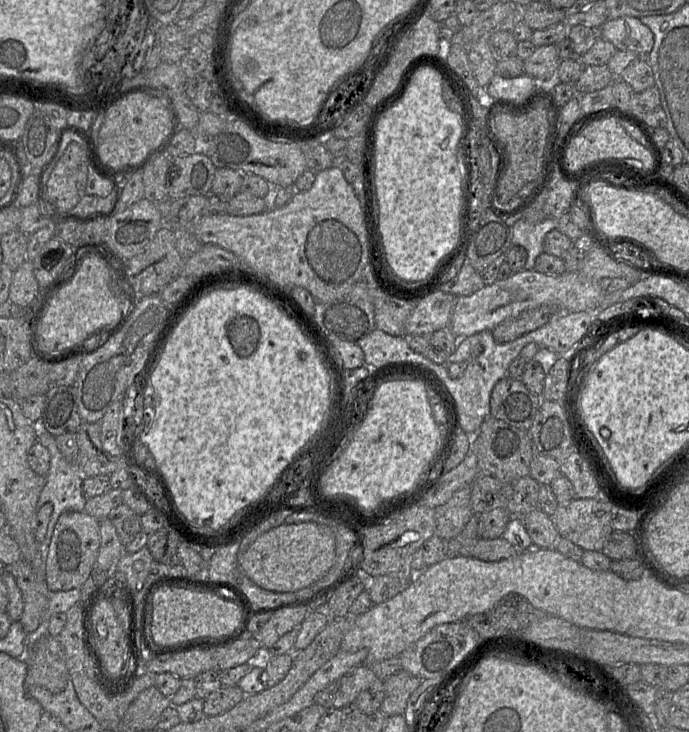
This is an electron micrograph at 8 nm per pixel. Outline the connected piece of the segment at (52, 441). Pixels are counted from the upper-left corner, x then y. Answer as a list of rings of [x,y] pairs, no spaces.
[[[39,429],[38,441],[50,452],[50,469],[38,500],[38,509],[46,503],[53,505],[47,533],[42,542],[46,561],[46,553],[58,518],[64,511],[84,511],[87,499],[83,494],[85,477],[77,463],[69,463],[63,456],[56,444],[56,437]]]

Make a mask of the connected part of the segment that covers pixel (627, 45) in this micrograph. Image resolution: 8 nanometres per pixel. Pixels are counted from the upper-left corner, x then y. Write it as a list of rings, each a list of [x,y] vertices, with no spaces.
[[[637,17],[608,19],[597,31],[617,51],[634,52],[638,57],[646,57],[654,45],[652,31]]]

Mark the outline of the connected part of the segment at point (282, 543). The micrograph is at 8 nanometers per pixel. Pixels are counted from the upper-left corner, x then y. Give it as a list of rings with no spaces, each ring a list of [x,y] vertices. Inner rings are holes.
[[[296,523],[296,524],[283,524],[276,528],[273,528],[261,536],[259,536],[250,546],[249,548],[243,553],[243,555],[240,555],[240,552],[237,553],[237,562],[240,566],[240,570],[256,585],[259,587],[274,591],[274,592],[280,592],[280,593],[286,593],[286,592],[295,592],[301,589],[304,589],[311,584],[318,581],[320,578],[325,576],[329,569],[334,564],[335,559],[335,539],[334,539],[334,533],[332,532],[332,529],[328,527],[327,525],[320,525],[317,523]]]

